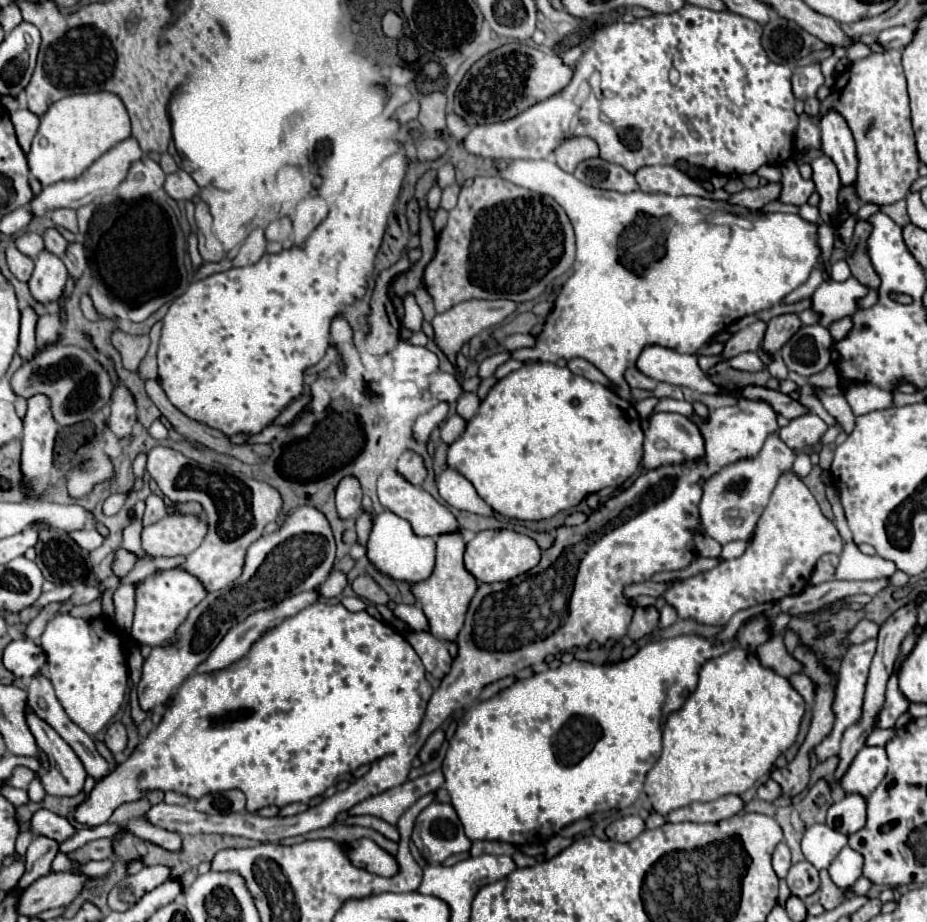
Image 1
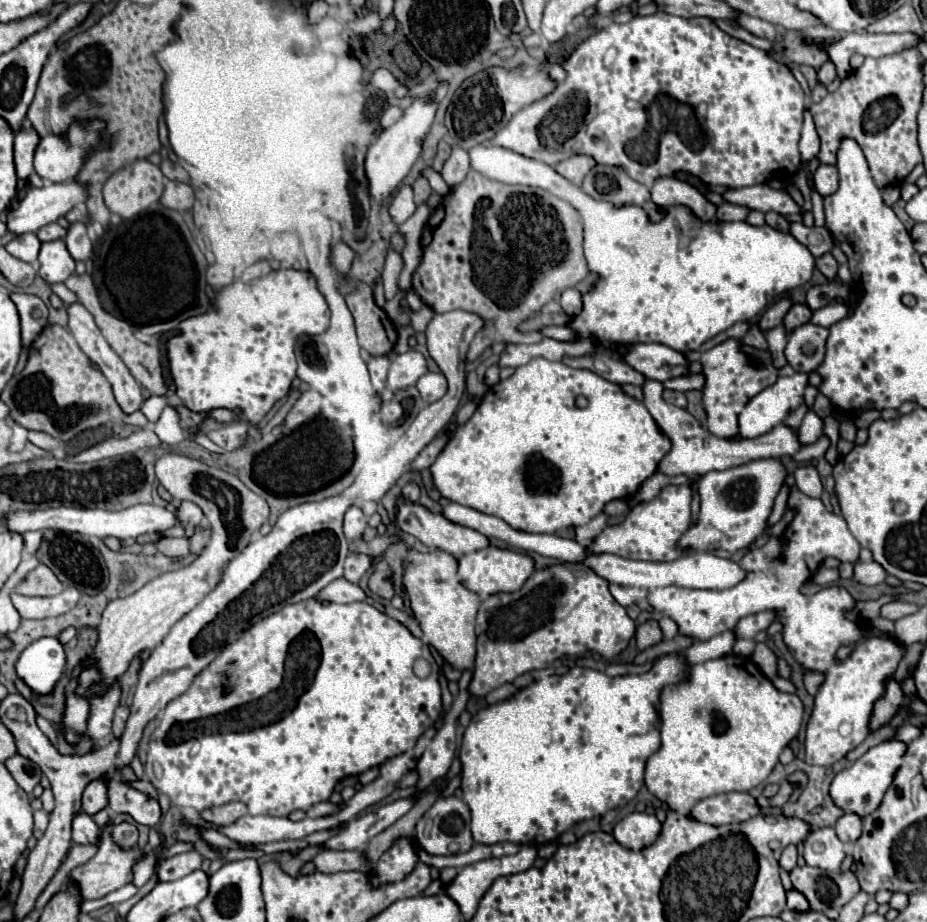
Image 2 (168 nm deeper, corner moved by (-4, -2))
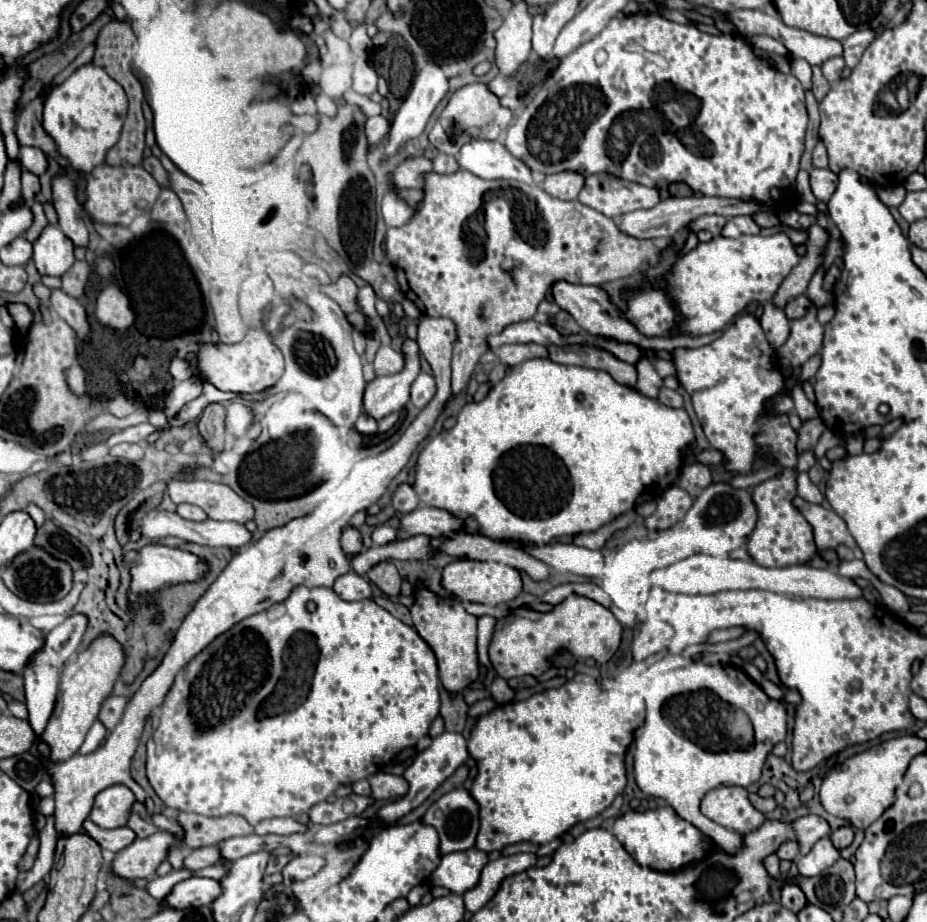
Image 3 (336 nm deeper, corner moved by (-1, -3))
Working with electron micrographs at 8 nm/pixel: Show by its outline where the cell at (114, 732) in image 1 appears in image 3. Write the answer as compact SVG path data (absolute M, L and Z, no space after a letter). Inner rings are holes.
M107 697L99 711L99 721L111 731L123 717L127 707L127 697Z

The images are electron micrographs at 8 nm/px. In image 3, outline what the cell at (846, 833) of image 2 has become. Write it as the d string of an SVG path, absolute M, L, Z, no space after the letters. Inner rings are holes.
M839 827L837 831L831 833L831 841L833 841L835 849L839 849L839 851L849 847L853 841L853 829L851 827Z

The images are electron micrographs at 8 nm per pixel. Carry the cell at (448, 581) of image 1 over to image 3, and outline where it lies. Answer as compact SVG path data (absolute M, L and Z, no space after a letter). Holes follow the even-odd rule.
M423 587L417 591L417 601L411 607L413 627L421 635L421 639L433 649L439 663L439 677L443 687L451 693L463 693L469 689L473 681L479 677L479 661L477 661L477 619L469 615L465 609L445 607L439 603L439 597Z

